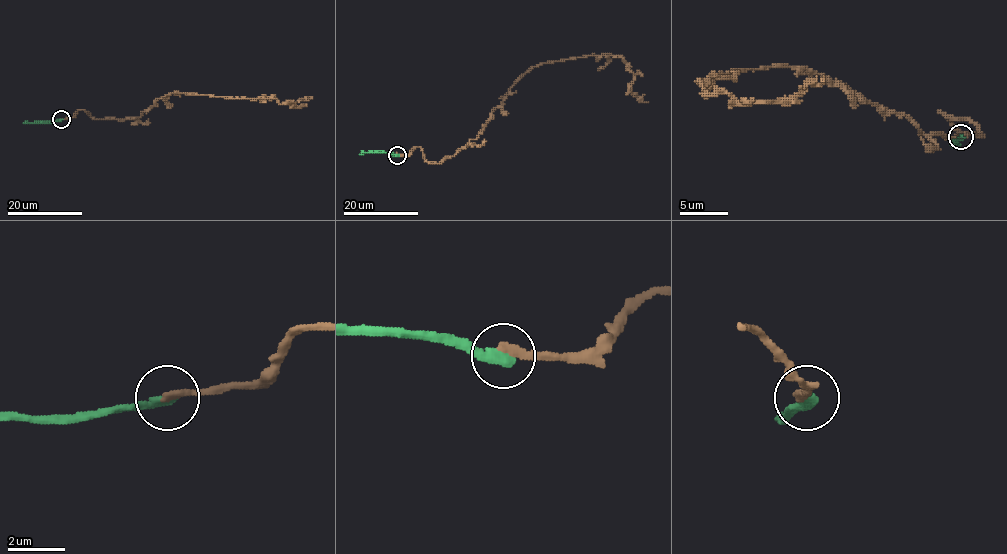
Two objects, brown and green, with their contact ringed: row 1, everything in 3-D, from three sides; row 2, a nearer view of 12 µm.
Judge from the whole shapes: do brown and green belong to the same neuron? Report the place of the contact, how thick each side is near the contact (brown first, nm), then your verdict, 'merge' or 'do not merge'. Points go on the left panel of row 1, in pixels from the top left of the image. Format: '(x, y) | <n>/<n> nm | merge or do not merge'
(61, 119) | 280/380 nm | do not merge

